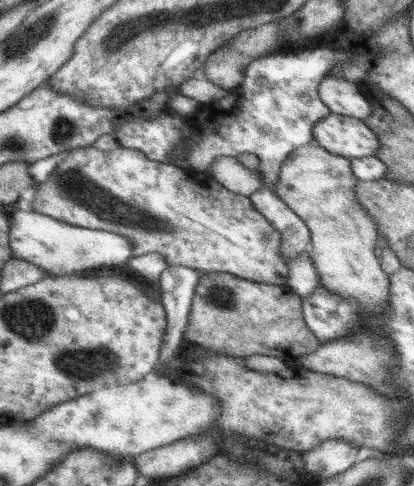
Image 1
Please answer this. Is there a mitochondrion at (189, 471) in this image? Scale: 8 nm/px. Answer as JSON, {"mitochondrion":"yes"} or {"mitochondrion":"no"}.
{"mitochondrion":"no"}

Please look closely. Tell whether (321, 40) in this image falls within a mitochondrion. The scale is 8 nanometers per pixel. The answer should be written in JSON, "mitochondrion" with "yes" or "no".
{"mitochondrion":"no"}

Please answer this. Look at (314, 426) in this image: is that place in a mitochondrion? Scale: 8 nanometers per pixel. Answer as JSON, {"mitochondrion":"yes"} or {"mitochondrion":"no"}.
{"mitochondrion":"no"}

